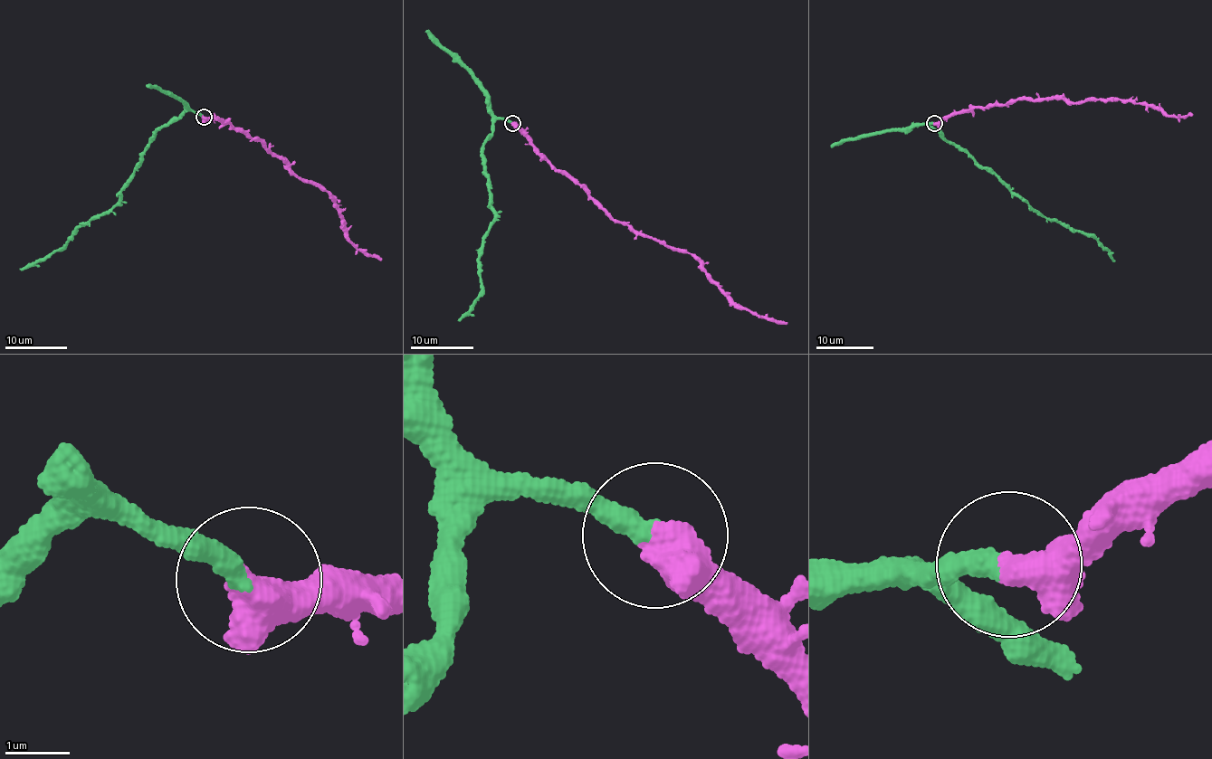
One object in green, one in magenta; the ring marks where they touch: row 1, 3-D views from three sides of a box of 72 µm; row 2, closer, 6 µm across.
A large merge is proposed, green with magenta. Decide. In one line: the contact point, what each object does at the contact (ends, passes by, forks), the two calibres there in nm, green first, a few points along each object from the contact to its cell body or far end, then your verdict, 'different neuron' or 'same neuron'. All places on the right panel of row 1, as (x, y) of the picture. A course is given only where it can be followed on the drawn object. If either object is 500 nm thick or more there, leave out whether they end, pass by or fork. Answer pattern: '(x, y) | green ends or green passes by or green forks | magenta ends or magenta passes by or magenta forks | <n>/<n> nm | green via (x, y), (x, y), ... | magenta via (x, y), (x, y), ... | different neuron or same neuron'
(934, 123) | green ends | magenta passes by | 320/400 nm | green via (934, 123), (927, 124), (993, 170), (1033, 209), (1095, 235), (1114, 261) | magenta via (934, 123), (989, 104), (1056, 95), (1076, 103), (1093, 98), (1130, 99), (1178, 118), (1193, 115) | same neuron

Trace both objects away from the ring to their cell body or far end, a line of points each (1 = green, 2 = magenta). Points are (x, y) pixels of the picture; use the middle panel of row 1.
1: (513, 122), (495, 120), (491, 137), (483, 146), (490, 209), (494, 215), (481, 248), (481, 296), (459, 320)
2: (513, 122), (523, 128), (557, 170), (566, 171), (612, 218), (685, 250), (710, 282), (732, 301), (787, 324)

